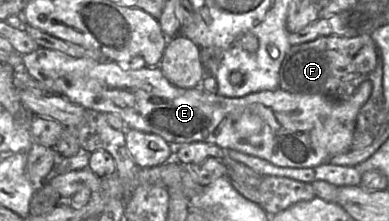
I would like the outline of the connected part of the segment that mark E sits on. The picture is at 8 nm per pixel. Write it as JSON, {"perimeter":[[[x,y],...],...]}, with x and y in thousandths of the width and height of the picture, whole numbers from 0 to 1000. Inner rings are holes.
{"perimeter":[[[103,213],[51,258],[51,308],[118,416],[154,430],[219,493],[270,516],[296,511],[316,538],[324,584],[409,611],[445,665],[496,643],[545,647],[581,683],[609,679],[681,719],[717,756],[751,760],[812,756],[841,738],[869,697],[892,692],[902,674],[920,511],[956,416],[956,376],[936,367],[889,452],[853,448],[830,425],[748,421],[722,398],[589,443],[537,425],[514,394],[452,394],[422,344],[409,294],[334,317],[296,281],[198,267]]]}

